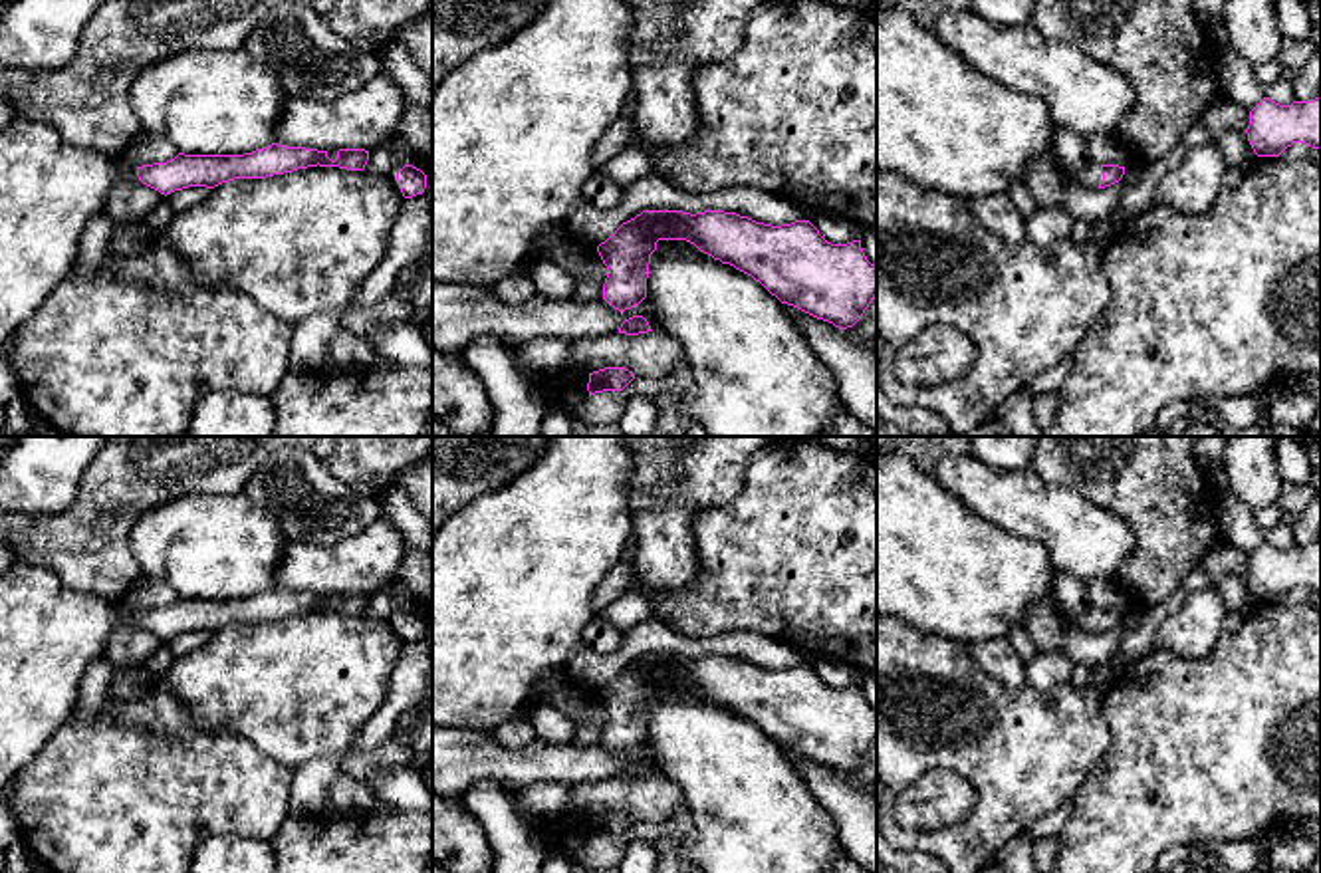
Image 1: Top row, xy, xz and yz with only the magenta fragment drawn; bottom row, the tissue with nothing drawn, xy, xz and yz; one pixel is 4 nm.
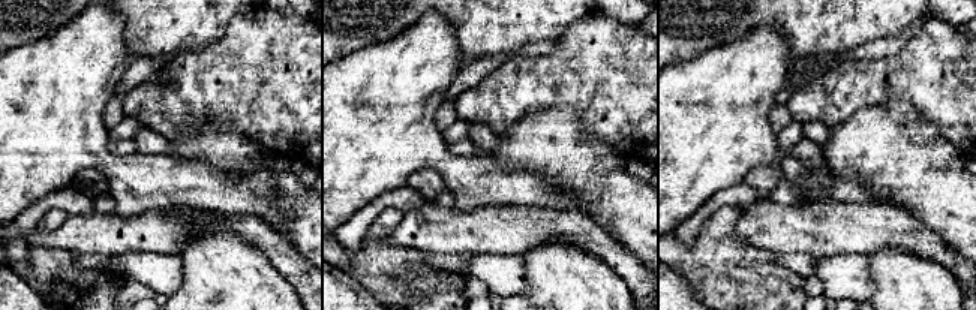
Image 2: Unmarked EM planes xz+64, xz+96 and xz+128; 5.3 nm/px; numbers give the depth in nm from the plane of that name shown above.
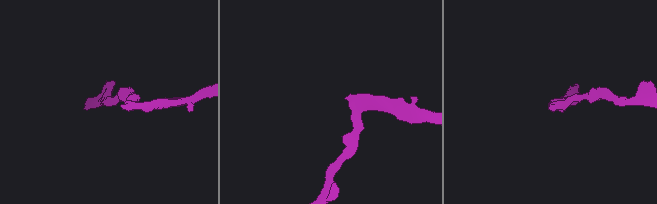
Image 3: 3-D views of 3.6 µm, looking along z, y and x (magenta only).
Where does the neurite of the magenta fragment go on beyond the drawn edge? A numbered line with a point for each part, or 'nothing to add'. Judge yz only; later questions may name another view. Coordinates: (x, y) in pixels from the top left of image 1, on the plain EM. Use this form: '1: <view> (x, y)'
1: yz (943, 570)

